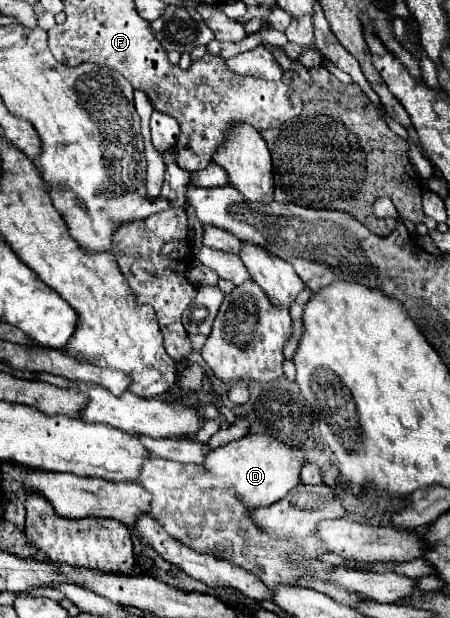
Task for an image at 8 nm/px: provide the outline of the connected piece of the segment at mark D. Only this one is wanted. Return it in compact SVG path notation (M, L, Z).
M245 435L243 439L213 449L203 461L203 467L209 473L215 473L219 477L229 477L235 497L247 509L267 507L283 499L295 485L299 485L301 465L303 465L303 453L299 449L287 447L267 435Z

